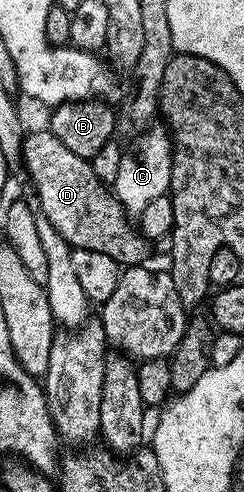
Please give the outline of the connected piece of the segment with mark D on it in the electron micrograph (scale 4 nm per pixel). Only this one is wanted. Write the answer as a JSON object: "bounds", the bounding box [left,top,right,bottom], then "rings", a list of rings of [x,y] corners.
{"bounds":[23,131,149,267],"rings":[[[50,131],[44,133],[29,132],[24,138],[23,167],[28,177],[32,176],[32,185],[36,188],[36,197],[40,200],[38,209],[53,224],[55,231],[72,249],[86,251],[102,251],[102,255],[110,255],[124,267],[136,267],[148,253],[149,242],[138,232],[137,226],[130,222],[120,201],[107,184],[101,182],[92,170],[92,162],[87,157],[74,155],[70,147],[65,147]]]}

